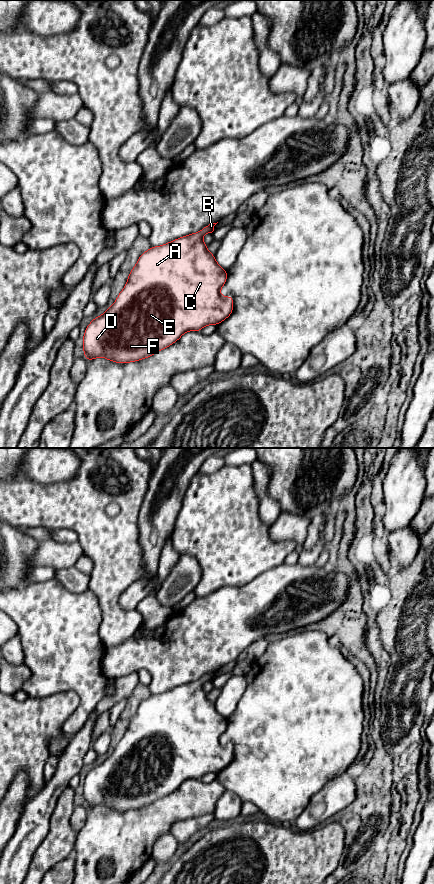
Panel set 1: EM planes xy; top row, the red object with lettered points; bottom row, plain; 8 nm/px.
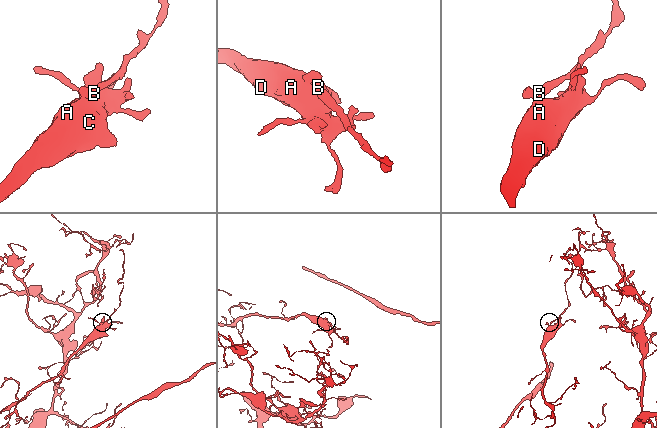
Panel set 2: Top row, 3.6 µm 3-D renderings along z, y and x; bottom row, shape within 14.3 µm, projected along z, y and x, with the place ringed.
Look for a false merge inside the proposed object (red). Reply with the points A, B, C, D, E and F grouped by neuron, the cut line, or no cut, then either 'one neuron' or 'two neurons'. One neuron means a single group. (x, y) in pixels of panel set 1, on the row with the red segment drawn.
groups A B C D E F; cut none; one neuron

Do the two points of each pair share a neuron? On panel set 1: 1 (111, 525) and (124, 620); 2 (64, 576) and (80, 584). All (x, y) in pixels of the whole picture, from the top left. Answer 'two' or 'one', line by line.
1: one
2: one

